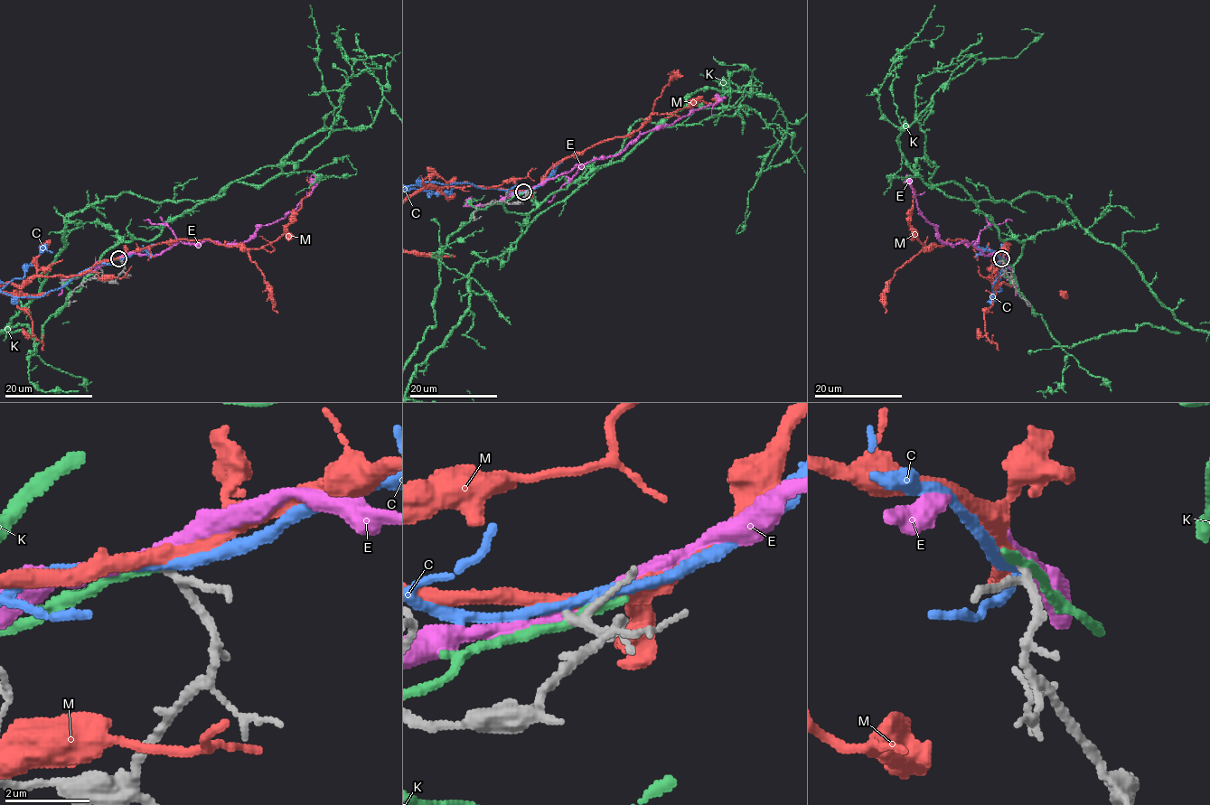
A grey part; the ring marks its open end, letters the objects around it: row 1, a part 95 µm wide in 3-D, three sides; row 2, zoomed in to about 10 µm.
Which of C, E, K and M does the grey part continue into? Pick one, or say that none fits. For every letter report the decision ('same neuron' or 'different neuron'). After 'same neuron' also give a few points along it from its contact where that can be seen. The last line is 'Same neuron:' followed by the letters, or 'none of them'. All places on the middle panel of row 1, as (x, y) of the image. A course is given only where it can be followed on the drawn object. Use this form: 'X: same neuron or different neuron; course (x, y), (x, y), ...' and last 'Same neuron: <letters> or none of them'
C: different neuron
E: different neuron
K: different neuron
M: different neuron
Same neuron: none of them

